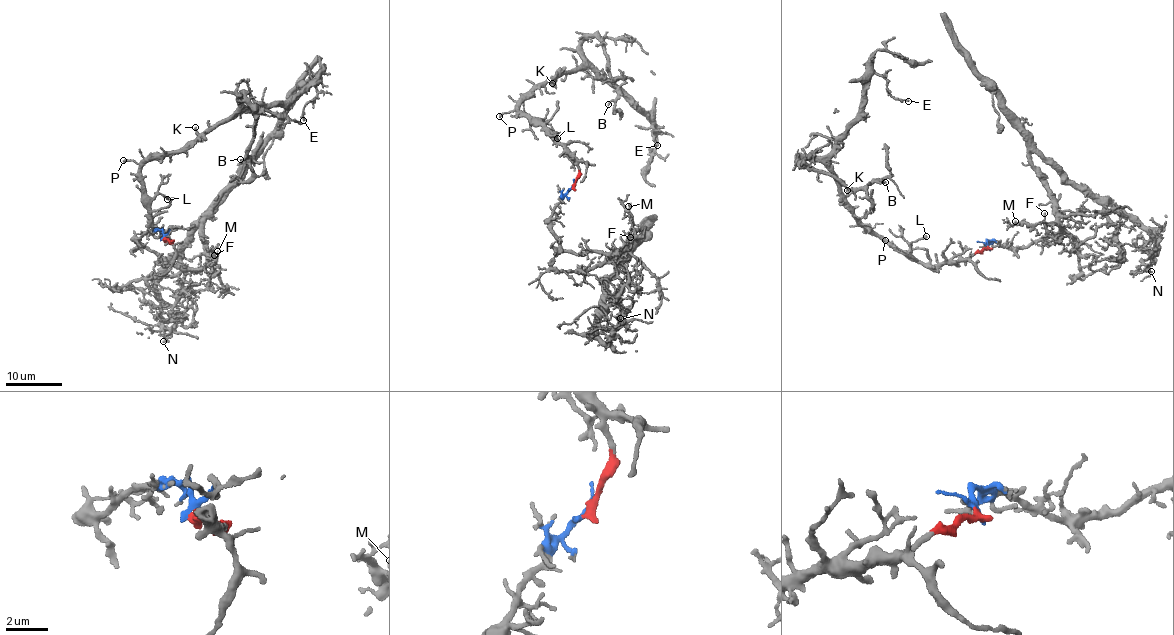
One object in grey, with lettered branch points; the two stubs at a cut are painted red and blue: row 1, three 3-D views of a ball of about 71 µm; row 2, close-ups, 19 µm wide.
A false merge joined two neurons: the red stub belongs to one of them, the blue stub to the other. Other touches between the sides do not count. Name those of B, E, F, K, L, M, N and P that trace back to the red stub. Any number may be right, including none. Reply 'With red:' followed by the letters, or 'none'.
With red: B, E, K, L, P

